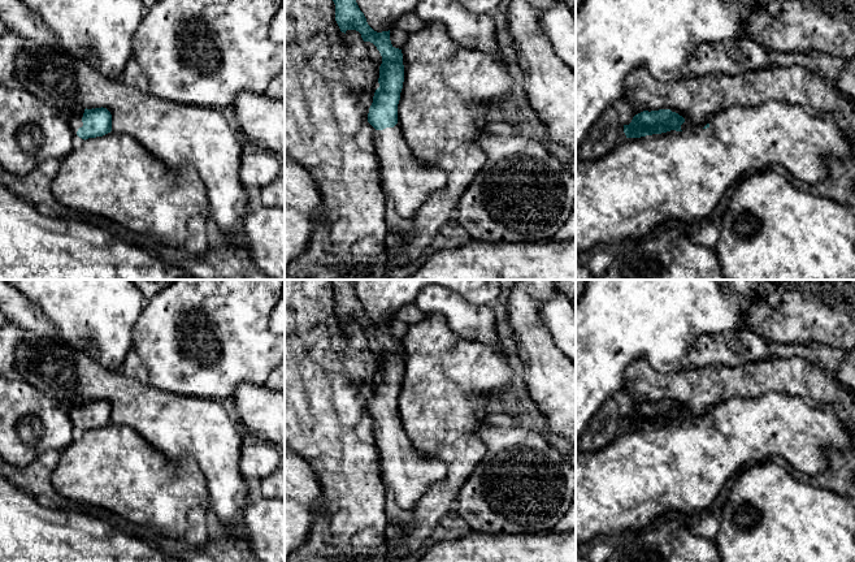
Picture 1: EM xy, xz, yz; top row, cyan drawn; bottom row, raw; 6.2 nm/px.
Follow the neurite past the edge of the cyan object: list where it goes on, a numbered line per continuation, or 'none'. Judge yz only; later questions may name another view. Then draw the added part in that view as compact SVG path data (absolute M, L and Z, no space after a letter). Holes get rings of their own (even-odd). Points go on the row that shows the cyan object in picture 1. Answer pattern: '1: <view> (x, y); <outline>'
1: yz (643, 182); M781 101L730 107L715 114L709 126L699 131L667 131L626 138L599 159L576 161L576 250L587 255L602 245L641 238L669 220L678 220L693 230L703 221L716 217L724 193L747 173L782 165L799 181L815 185L828 180L825 160L845 161L854 152L855 137L841 130L833 120L808 116L802 107Z

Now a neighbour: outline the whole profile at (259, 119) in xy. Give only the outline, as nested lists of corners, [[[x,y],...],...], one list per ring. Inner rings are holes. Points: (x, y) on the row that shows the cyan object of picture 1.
[[[240,92],[234,103],[234,125],[247,148],[285,155],[285,101],[268,94]]]

